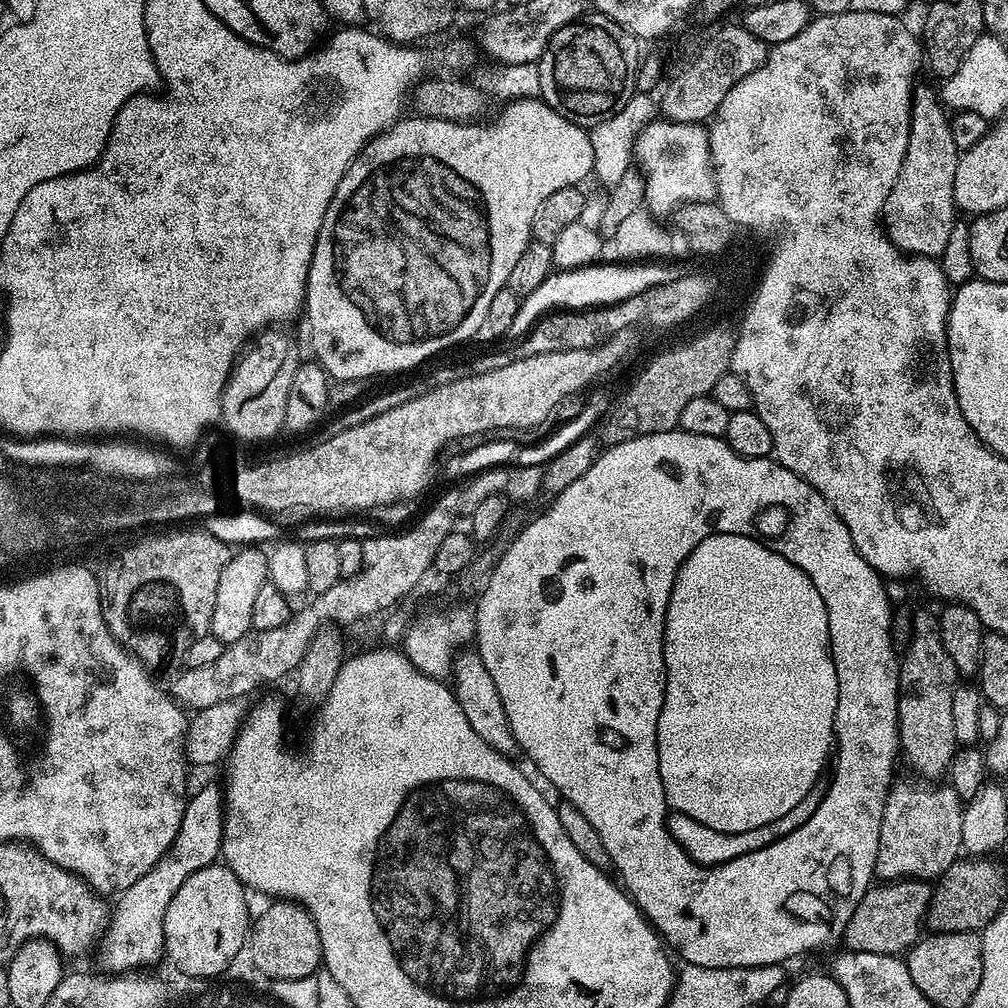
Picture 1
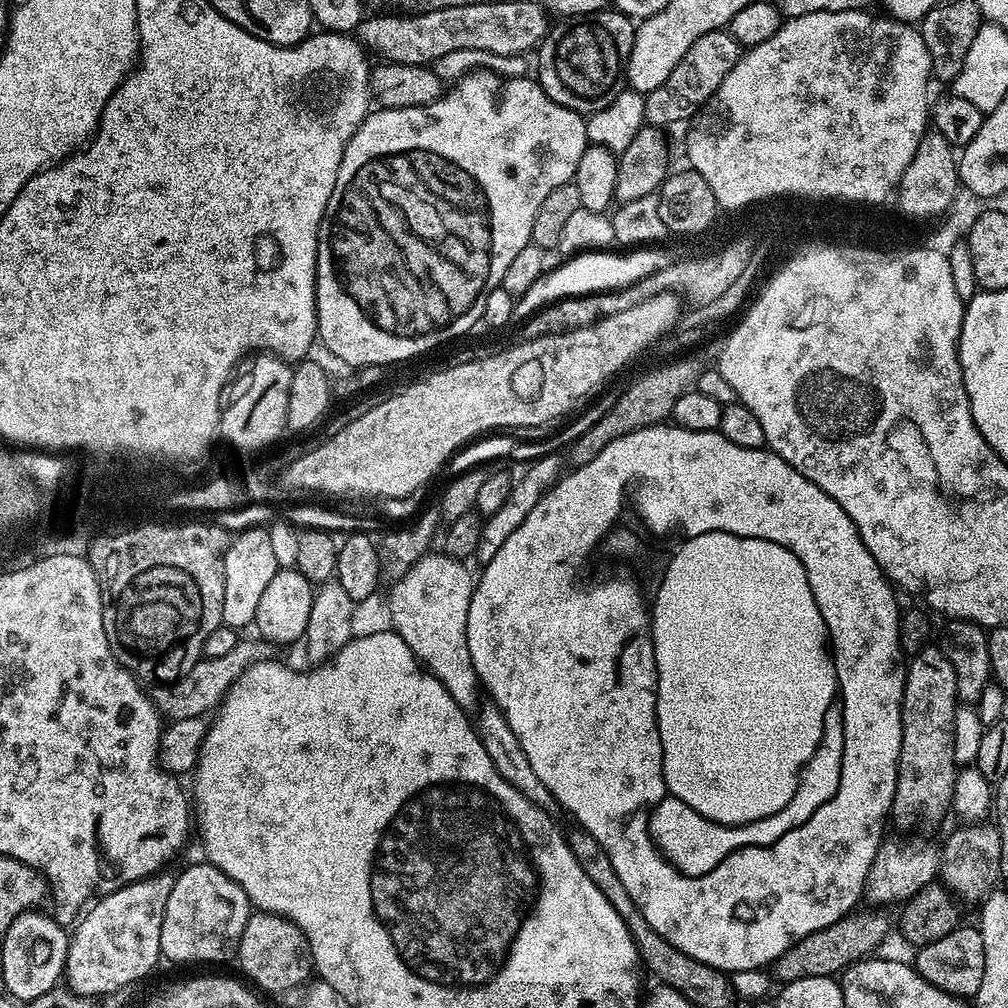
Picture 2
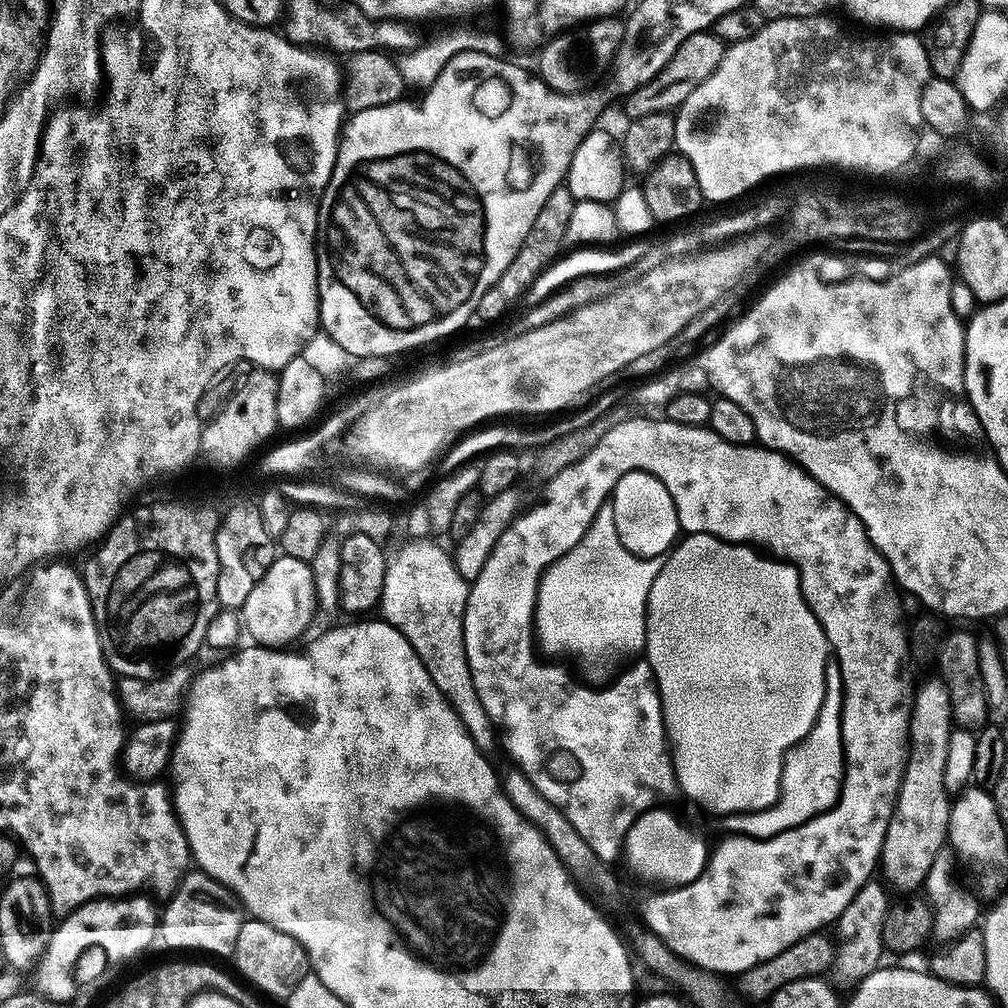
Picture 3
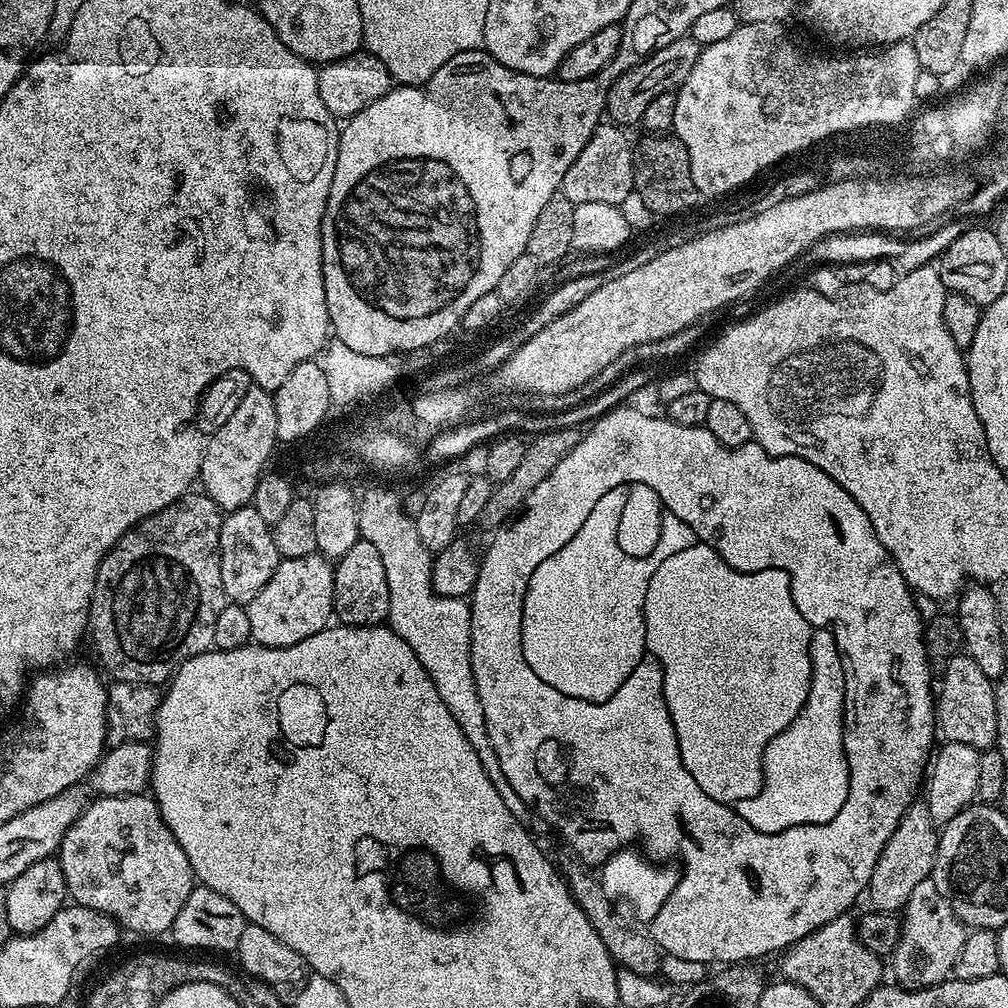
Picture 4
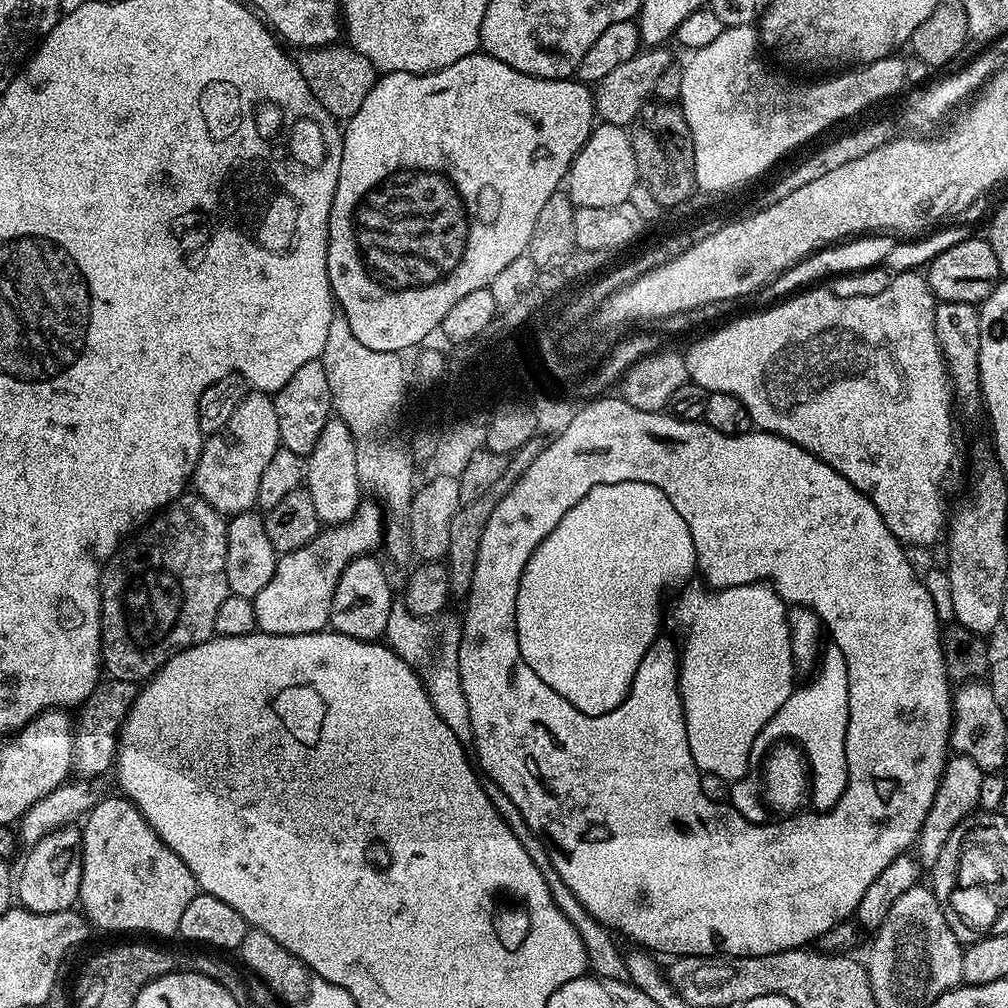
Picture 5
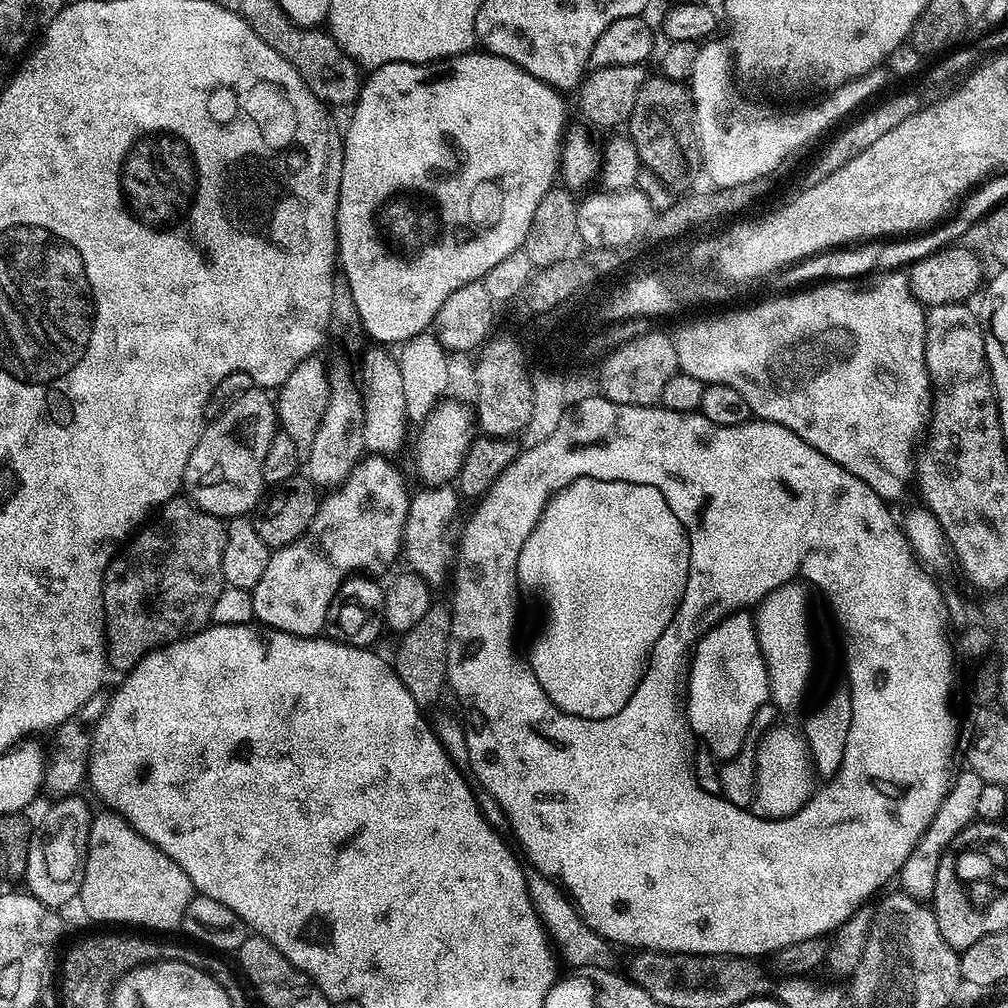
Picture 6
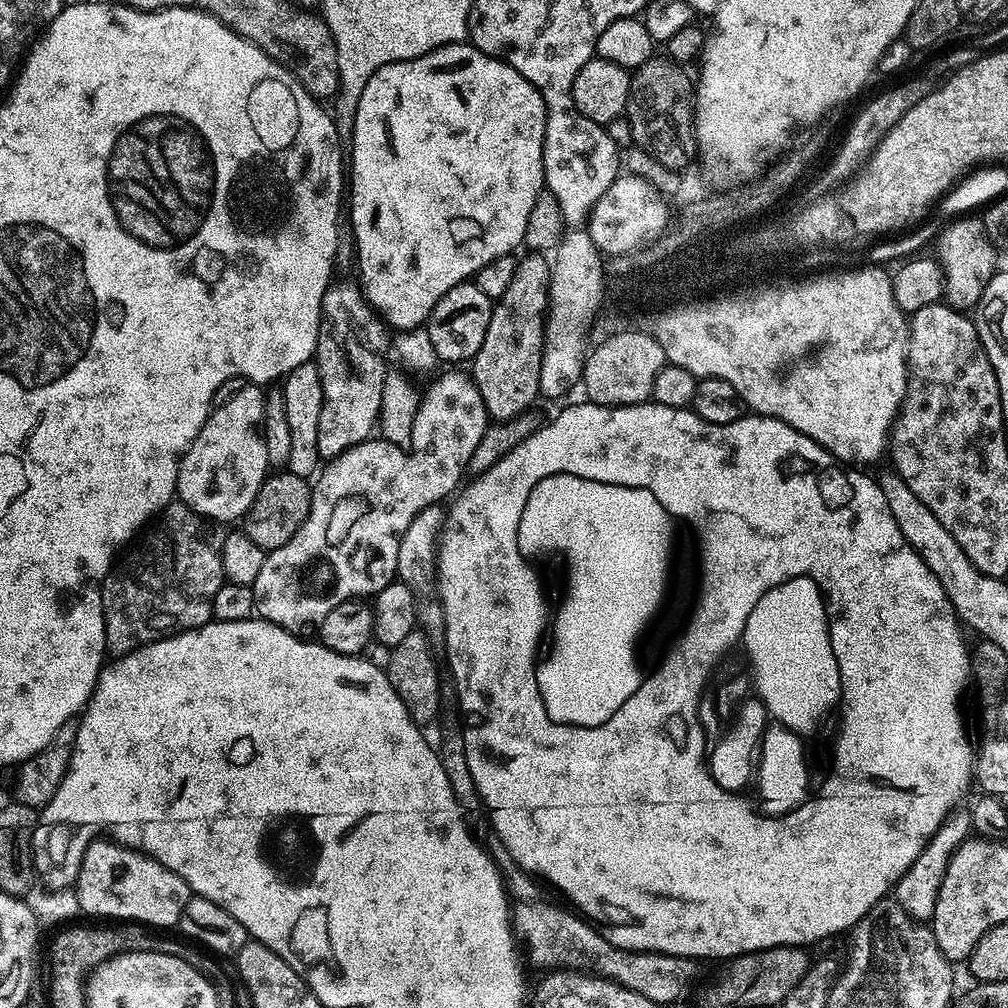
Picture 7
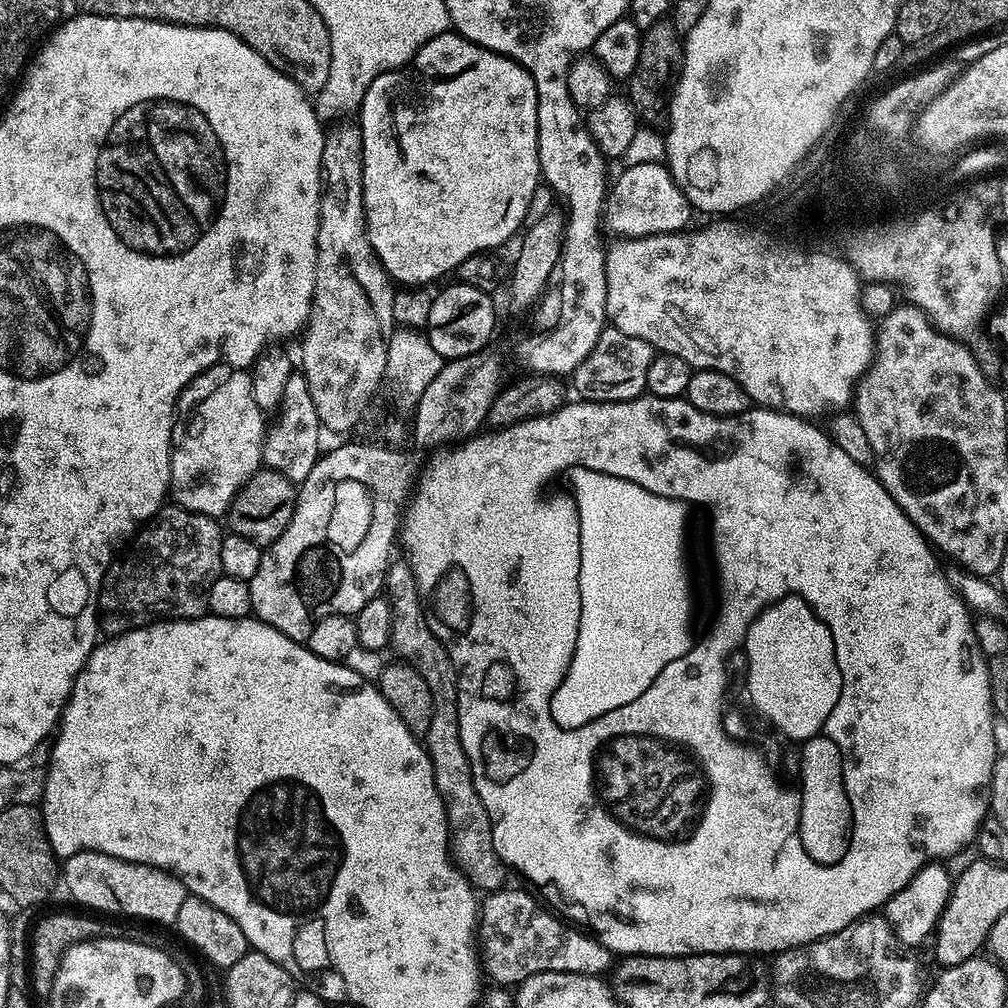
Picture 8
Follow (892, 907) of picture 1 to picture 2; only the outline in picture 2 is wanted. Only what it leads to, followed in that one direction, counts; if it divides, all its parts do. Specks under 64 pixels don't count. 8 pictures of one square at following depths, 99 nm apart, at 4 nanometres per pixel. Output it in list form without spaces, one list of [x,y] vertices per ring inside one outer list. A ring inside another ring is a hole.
[[[883,911],[856,912],[844,916],[838,922],[802,938],[792,948],[788,948],[772,964],[772,974],[781,983],[797,981],[798,978],[818,978],[819,976],[835,977],[836,972],[843,970],[847,964],[868,956],[888,936],[888,920]]]

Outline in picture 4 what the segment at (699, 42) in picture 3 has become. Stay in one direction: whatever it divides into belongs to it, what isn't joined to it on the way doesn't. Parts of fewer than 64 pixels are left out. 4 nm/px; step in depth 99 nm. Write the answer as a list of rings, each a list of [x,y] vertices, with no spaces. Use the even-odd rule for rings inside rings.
[[[690,34],[679,36],[674,42],[670,42],[666,46],[657,48],[647,60],[634,67],[628,69],[627,72],[621,72],[615,78],[616,81],[611,81],[608,89],[608,103],[606,105],[606,116],[611,123],[619,126],[627,126],[626,124],[640,124],[642,114],[646,114],[646,106],[650,106],[650,102],[654,102],[654,98],[659,92],[667,92],[675,89],[677,86],[684,83],[684,79],[690,74],[690,70],[694,70],[694,66],[698,62],[702,51],[702,46]]]

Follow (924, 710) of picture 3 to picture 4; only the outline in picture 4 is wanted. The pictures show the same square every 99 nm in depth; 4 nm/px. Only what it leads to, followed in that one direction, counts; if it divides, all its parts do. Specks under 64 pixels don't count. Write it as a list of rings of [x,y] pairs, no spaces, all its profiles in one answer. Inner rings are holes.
[[[913,802],[905,810],[894,834],[886,842],[882,854],[878,854],[878,862],[874,866],[874,874],[870,874],[870,882],[866,889],[866,900],[878,912],[899,913],[910,898],[918,882],[929,879],[932,867],[936,864],[936,841],[938,826],[930,818],[927,803]]]

